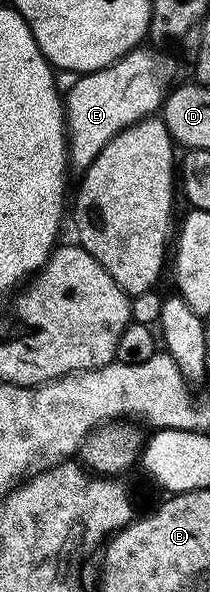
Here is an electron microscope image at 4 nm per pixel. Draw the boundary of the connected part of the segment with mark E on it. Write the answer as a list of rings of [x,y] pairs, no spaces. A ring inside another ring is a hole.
[[[139,46],[127,52],[120,63],[110,64],[95,72],[83,72],[64,96],[64,115],[66,117],[66,135],[68,137],[68,164],[78,174],[85,173],[86,167],[93,162],[108,146],[116,134],[138,120],[153,117],[162,107],[164,87],[162,76],[158,73],[158,60],[146,49]],[[122,67],[126,69],[122,72]],[[122,80],[130,84],[133,80],[142,80],[142,88],[125,88]]]

